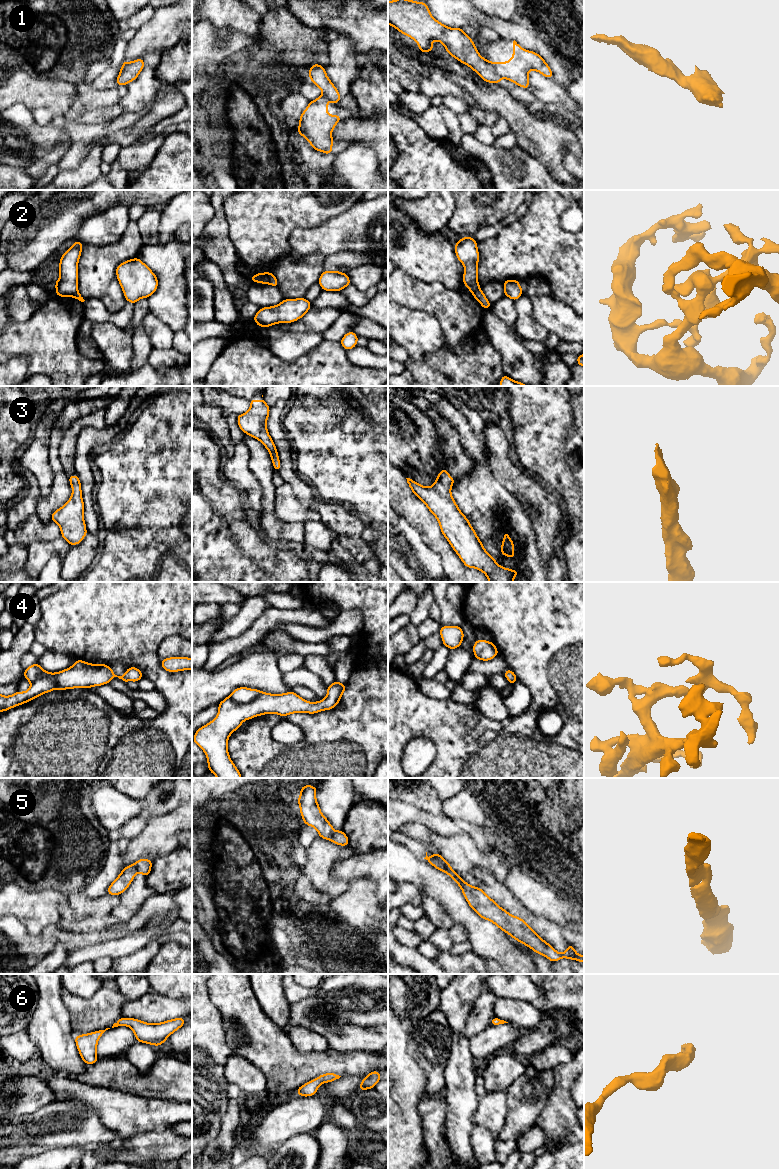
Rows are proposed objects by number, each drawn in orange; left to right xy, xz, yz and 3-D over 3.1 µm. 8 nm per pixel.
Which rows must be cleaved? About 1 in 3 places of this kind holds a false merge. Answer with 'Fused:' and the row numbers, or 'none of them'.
Fused: 1, 2

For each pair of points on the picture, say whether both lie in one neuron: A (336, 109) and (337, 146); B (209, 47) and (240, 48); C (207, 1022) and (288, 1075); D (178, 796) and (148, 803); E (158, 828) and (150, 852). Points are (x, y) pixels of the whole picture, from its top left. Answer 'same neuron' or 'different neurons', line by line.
A: same neuron
B: same neuron
C: different neurons
D: same neuron
E: same neuron

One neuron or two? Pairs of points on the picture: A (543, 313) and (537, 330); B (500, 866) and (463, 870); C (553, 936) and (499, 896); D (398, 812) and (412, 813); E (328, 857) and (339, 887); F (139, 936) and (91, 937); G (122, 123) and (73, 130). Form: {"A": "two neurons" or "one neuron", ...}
{"A": "two neurons", "B": "one neuron", "C": "one neuron", "D": "one neuron", "E": "one neuron", "F": "two neurons", "G": "one neuron"}

